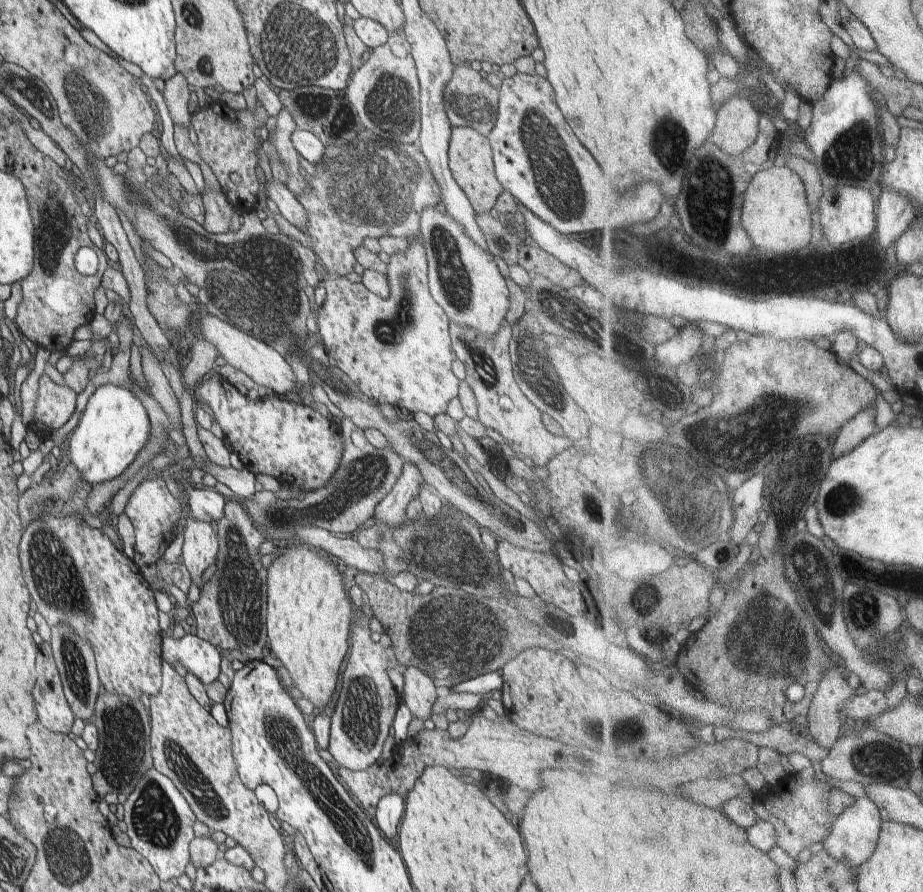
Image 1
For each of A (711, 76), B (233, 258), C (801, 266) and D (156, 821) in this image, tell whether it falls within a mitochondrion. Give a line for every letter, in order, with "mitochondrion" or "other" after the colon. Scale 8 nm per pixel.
A: other
B: mitochondrion
C: other
D: mitochondrion

